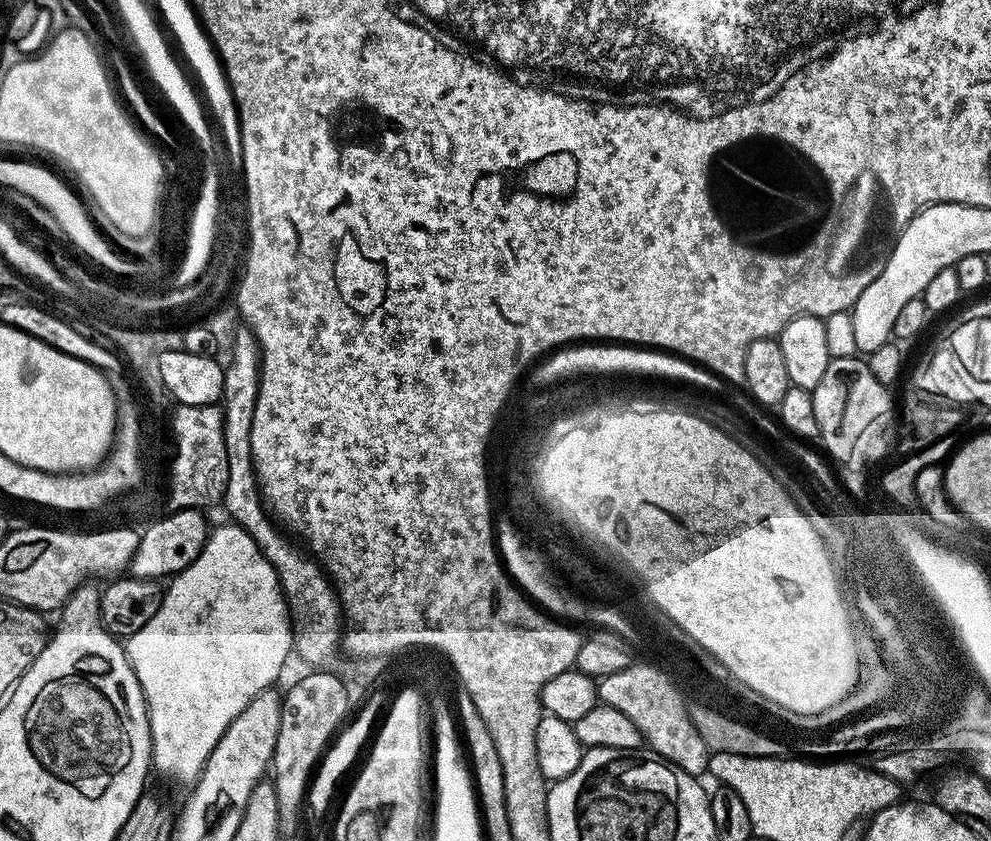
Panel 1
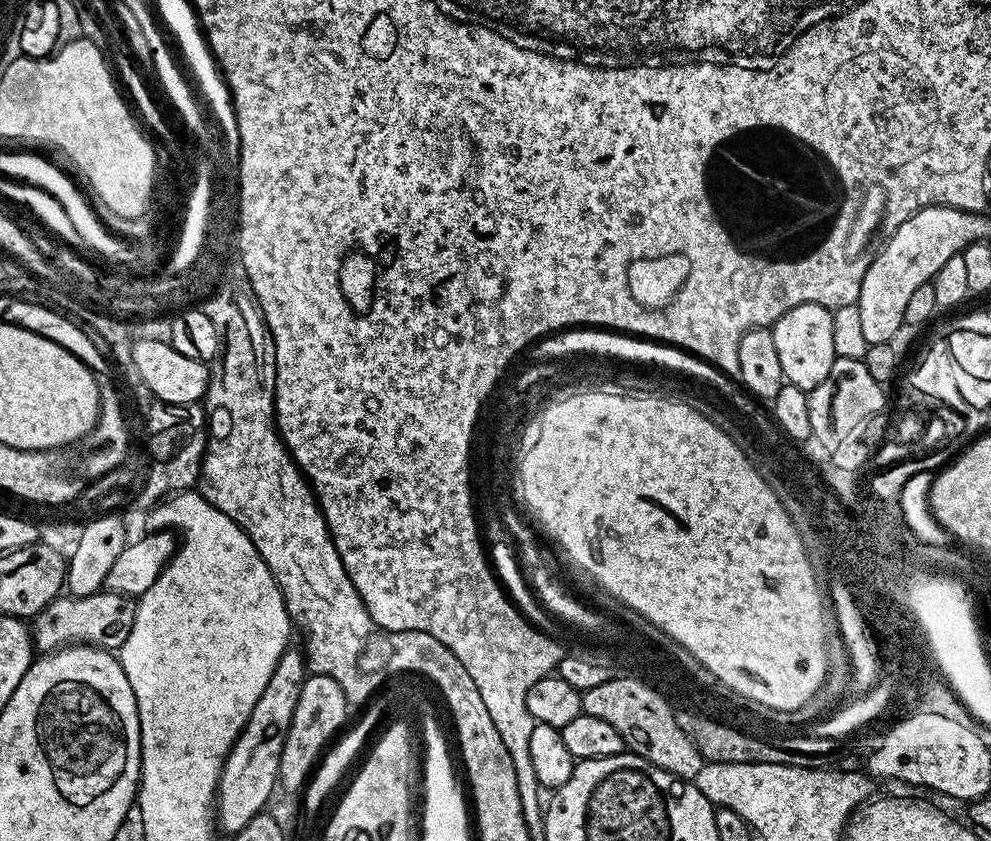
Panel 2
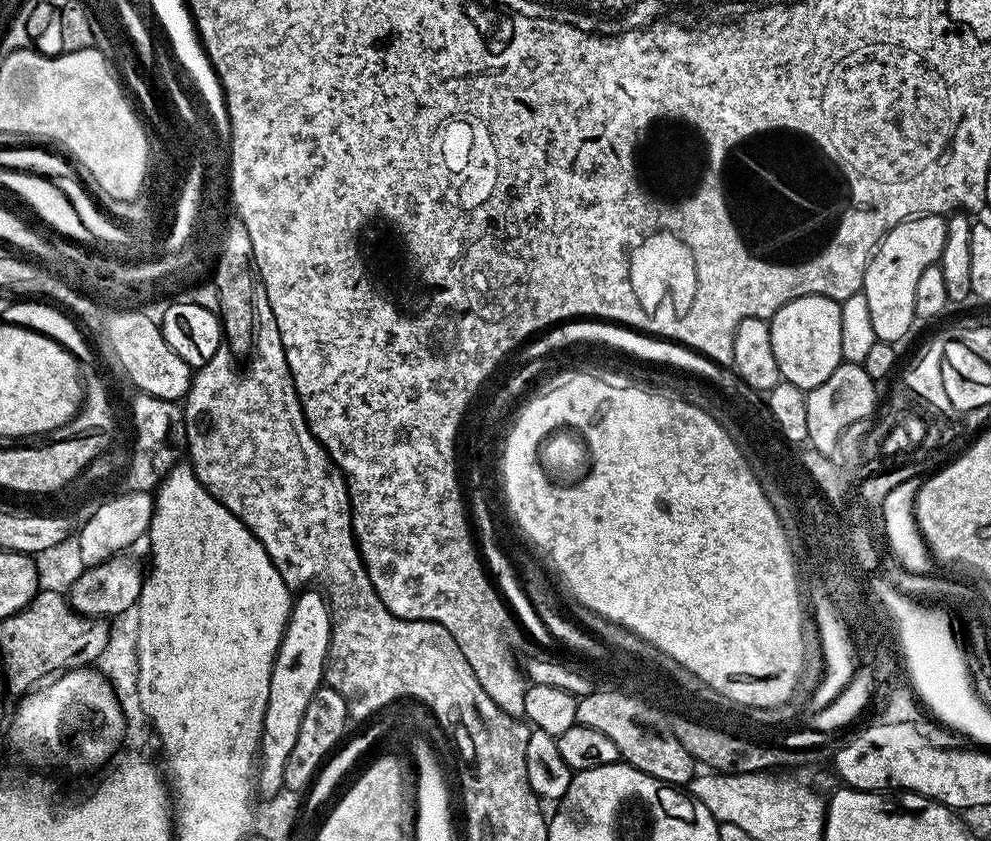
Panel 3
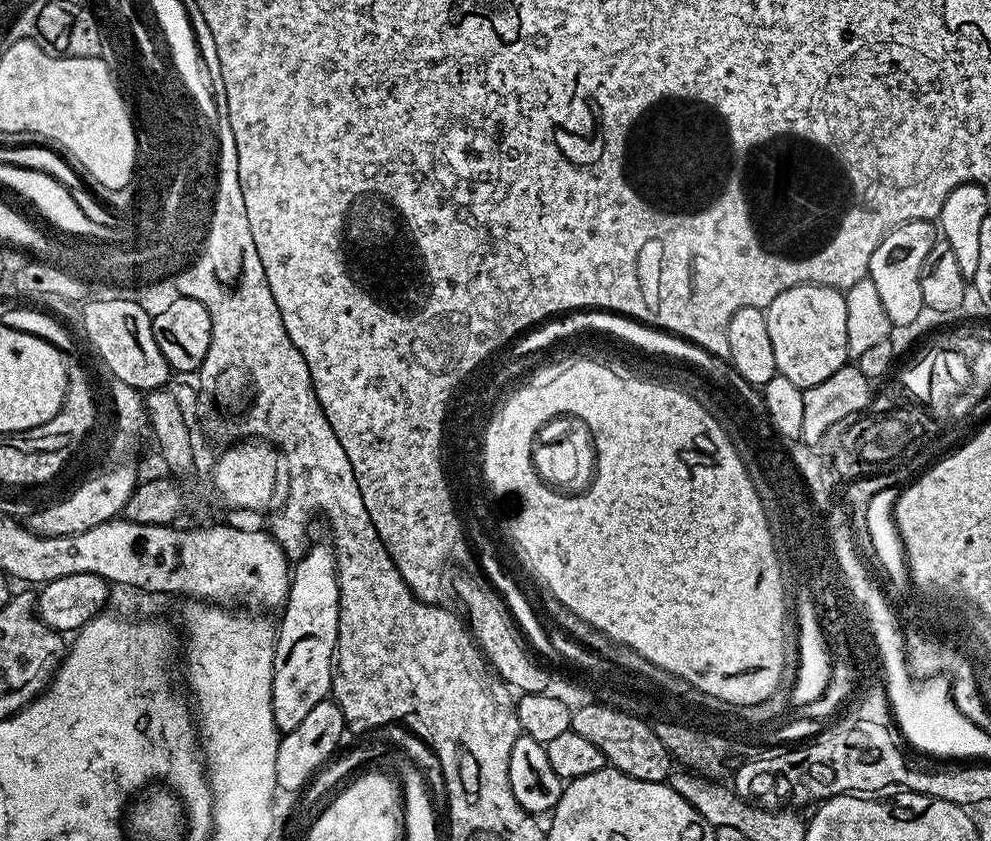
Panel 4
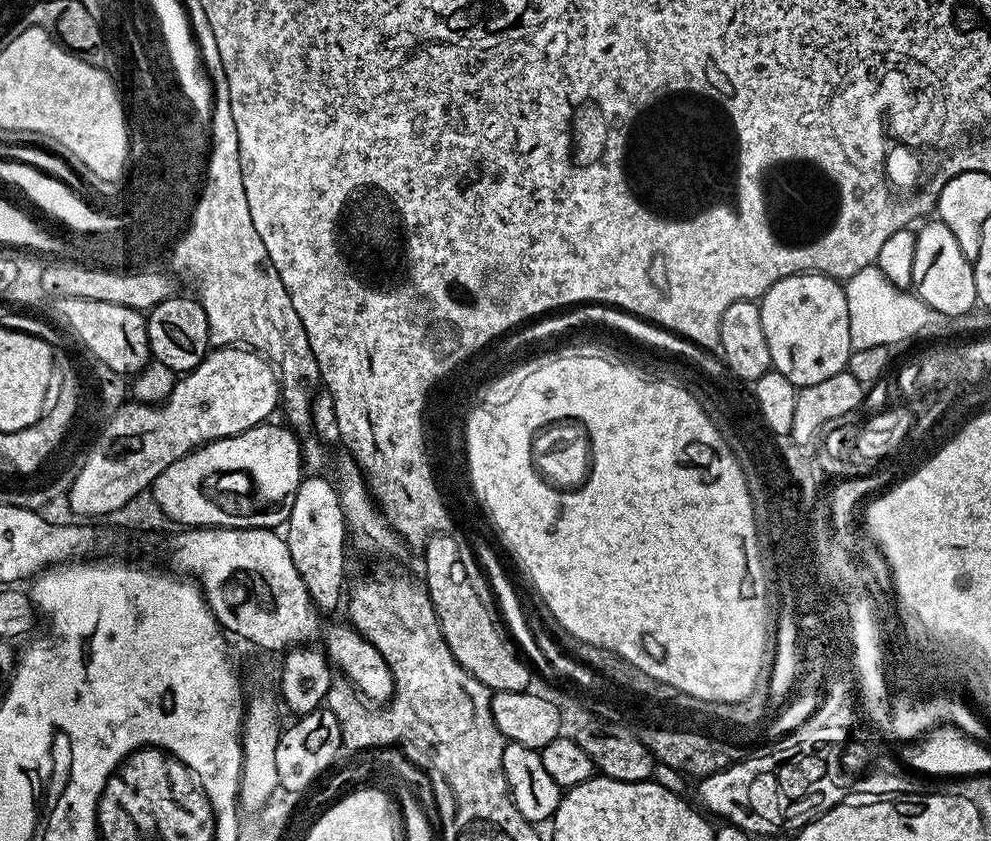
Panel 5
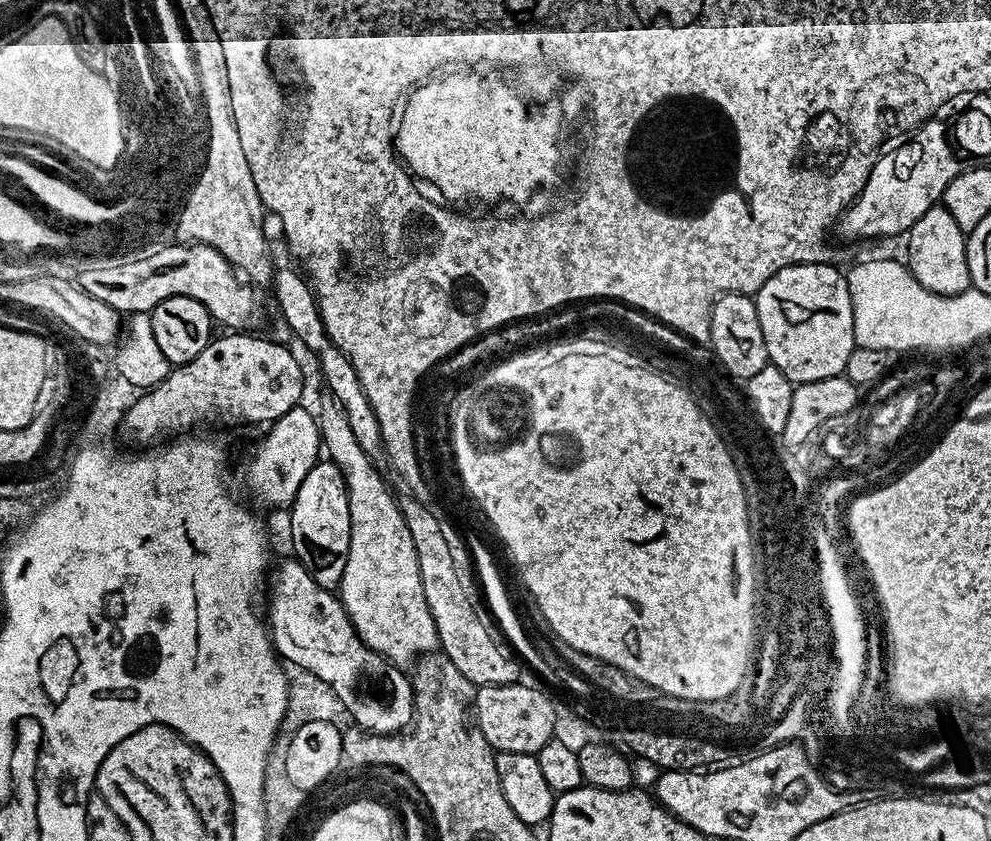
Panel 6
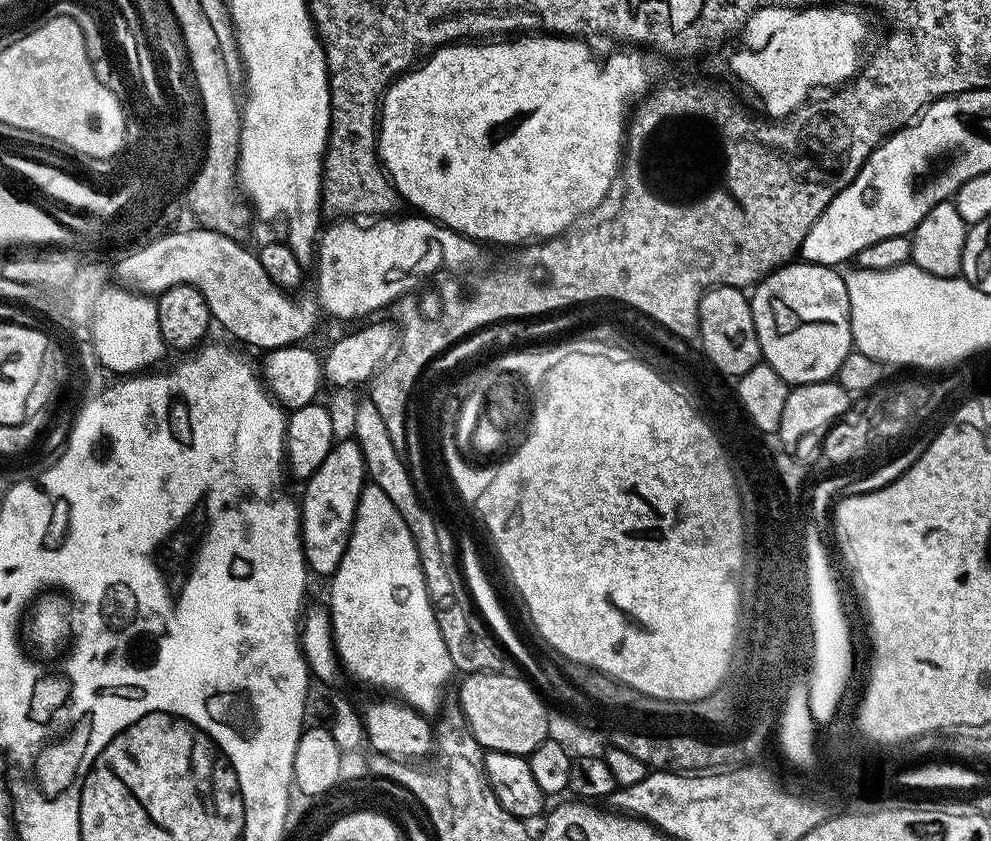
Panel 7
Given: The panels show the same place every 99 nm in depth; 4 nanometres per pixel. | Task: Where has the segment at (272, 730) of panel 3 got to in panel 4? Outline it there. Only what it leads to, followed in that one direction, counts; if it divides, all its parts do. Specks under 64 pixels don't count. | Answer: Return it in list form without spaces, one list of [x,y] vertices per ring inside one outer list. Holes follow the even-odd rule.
[[[313,547],[295,561],[290,572],[288,599],[282,605],[284,617],[278,620],[276,633],[276,649],[274,650],[274,686],[272,687],[272,705],[274,706],[274,722],[281,733],[294,730],[318,706],[318,702],[329,699],[332,691],[332,674],[336,655],[336,639],[338,638],[338,622],[340,621],[340,583],[338,582],[336,553],[331,547]]]

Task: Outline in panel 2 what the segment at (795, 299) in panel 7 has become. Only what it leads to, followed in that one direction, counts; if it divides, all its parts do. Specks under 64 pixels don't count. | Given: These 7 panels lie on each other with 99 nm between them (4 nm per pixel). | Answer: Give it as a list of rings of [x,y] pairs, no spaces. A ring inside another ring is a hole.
[[[803,304],[794,306],[794,310],[782,314],[782,318],[778,318],[771,327],[774,347],[777,348],[778,358],[782,362],[785,381],[798,386],[806,393],[820,385],[822,378],[830,374],[830,366],[834,366],[836,361],[832,314],[833,309],[817,304]]]

